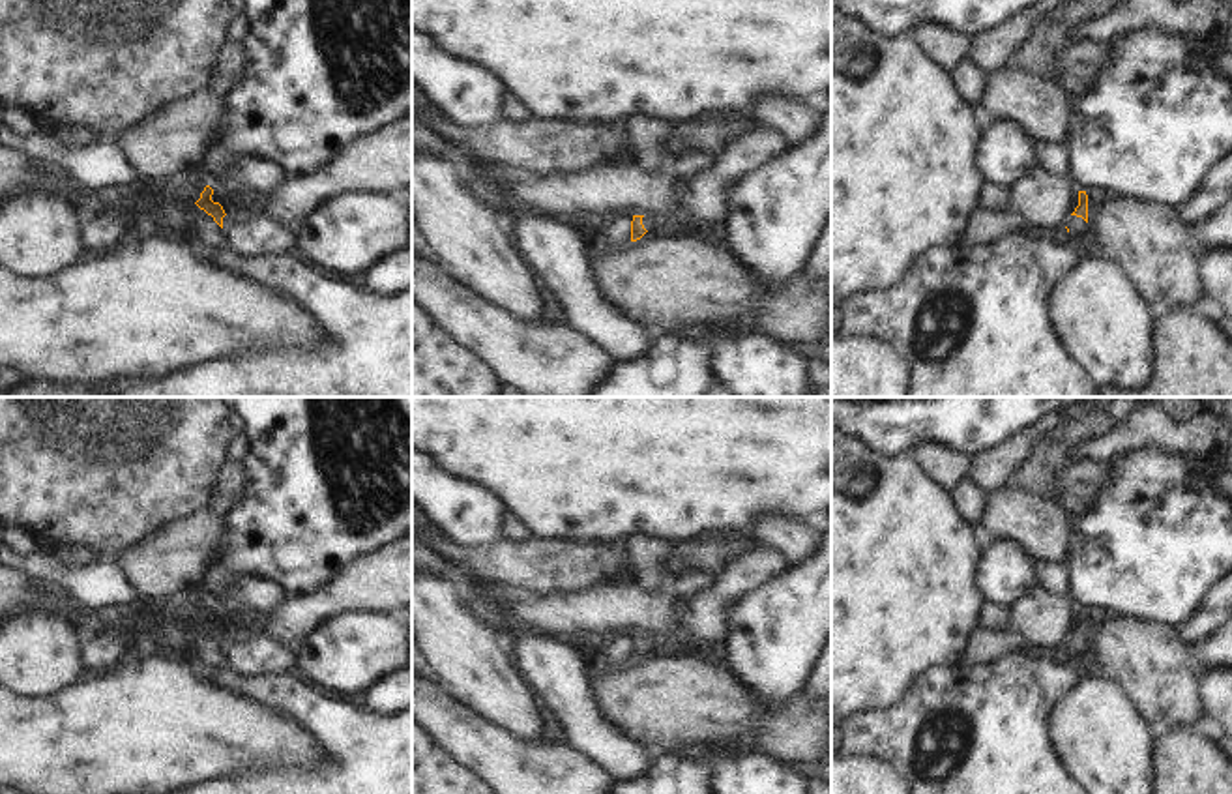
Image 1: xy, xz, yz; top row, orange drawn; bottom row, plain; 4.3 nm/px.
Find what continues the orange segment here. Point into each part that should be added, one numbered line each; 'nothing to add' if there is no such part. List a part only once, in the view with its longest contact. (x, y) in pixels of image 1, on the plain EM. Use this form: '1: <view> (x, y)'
1: yz (1077, 645)

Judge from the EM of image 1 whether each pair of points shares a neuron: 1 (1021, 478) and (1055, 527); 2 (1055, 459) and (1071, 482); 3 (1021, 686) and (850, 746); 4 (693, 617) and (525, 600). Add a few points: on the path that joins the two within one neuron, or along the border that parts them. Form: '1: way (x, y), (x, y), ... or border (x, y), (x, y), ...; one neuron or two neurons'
1: border (1008, 484), (1040, 493), (1051, 500); two neurons
2: border (1075, 461), (1056, 476), (1058, 491), (1051, 499); two neurons
3: way (978, 705), (931, 708), (905, 735), (894, 735); one neuron
4: way (652, 613), (566, 611); one neuron

